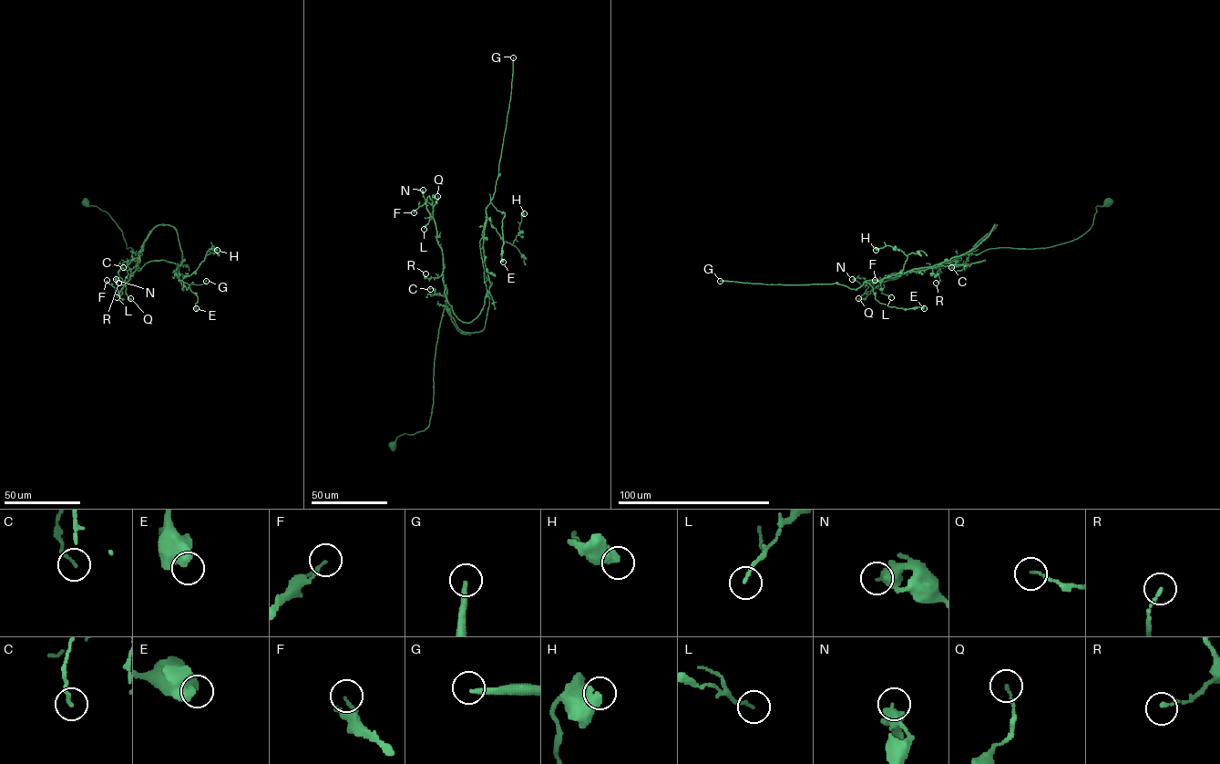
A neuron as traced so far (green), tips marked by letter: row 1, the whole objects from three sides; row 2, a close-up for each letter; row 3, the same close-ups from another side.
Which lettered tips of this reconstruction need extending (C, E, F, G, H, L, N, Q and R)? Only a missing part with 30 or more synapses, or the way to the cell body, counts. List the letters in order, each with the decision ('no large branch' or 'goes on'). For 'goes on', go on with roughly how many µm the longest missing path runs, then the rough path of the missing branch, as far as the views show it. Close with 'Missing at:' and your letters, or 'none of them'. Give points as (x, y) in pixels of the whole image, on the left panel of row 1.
C: no large branch
E: no large branch
F: no large branch
G: goes on; missing 100 µm; course (206, 281), (204, 278), (203, 283), (217, 305)
H: no large branch
L: no large branch
N: no large branch
Q: no large branch
R: no large branch
Missing at: G

